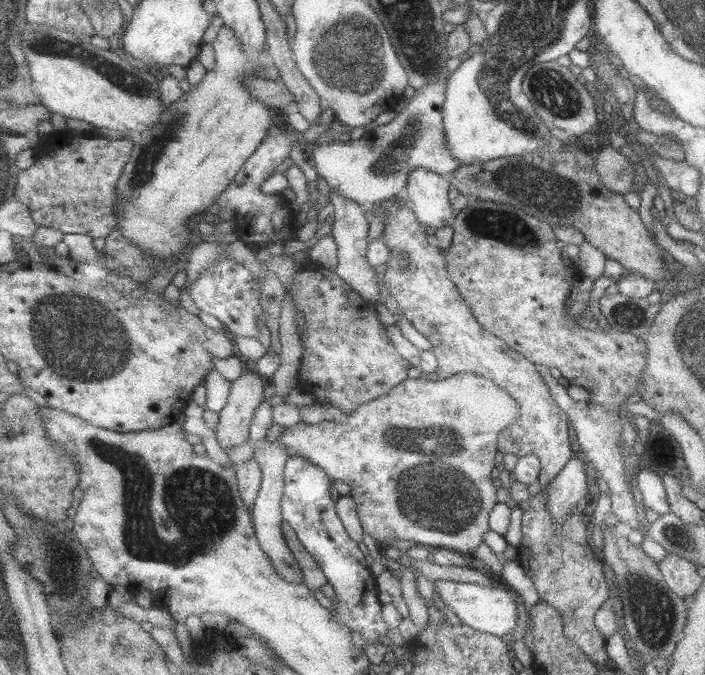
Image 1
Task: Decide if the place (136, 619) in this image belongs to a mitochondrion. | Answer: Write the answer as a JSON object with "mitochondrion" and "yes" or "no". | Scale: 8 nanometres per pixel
{"mitochondrion":"no"}

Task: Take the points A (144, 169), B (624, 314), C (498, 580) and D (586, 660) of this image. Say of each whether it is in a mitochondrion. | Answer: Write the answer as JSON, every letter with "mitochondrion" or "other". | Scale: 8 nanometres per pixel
{"A":"mitochondrion","B":"mitochondrion","C":"other","D":"other"}

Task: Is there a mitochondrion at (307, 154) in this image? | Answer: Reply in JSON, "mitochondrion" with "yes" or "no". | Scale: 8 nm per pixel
{"mitochondrion":"no"}

